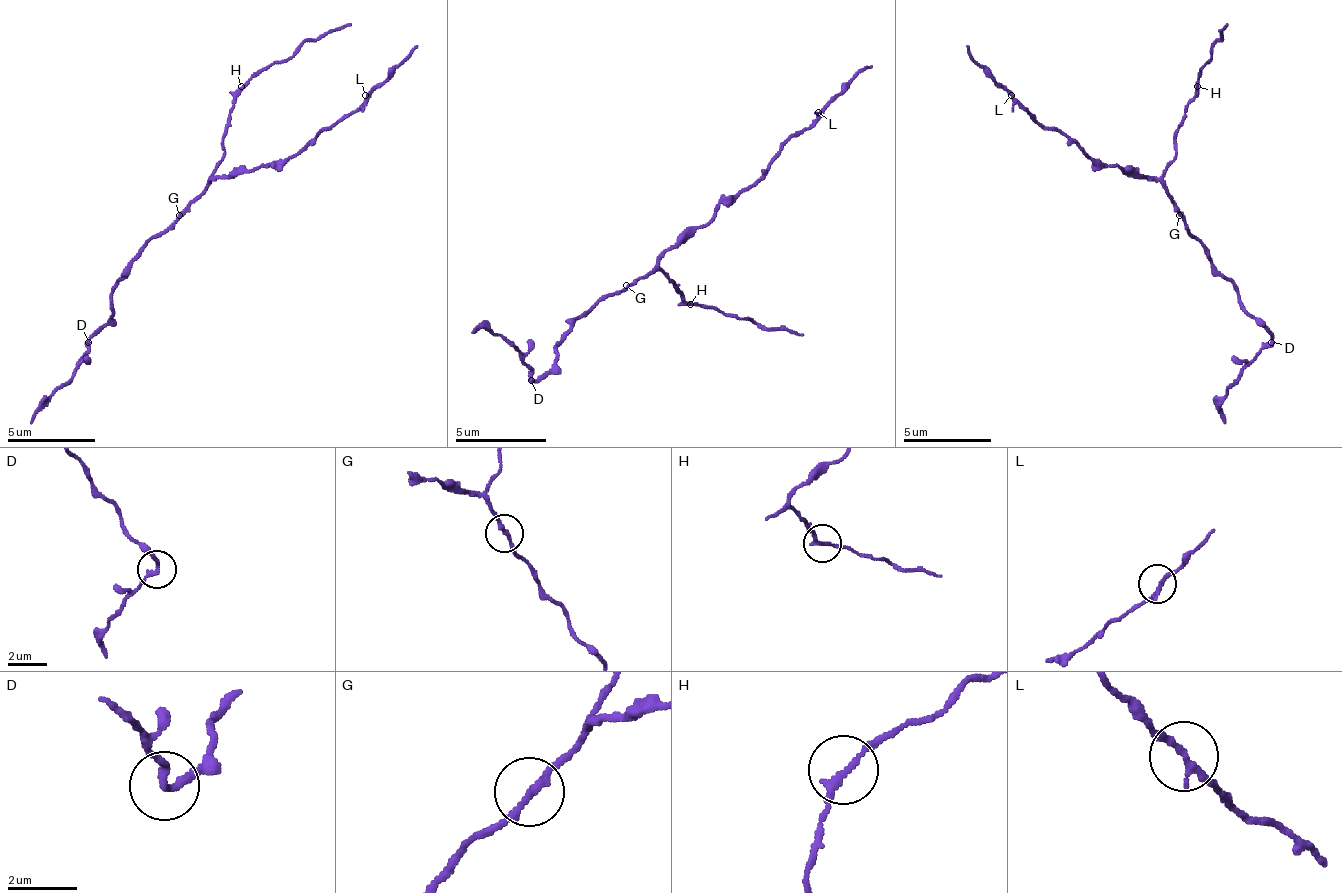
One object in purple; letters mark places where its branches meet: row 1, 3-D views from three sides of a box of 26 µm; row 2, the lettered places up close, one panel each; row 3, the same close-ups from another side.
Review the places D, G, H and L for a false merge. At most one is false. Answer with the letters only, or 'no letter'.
D

